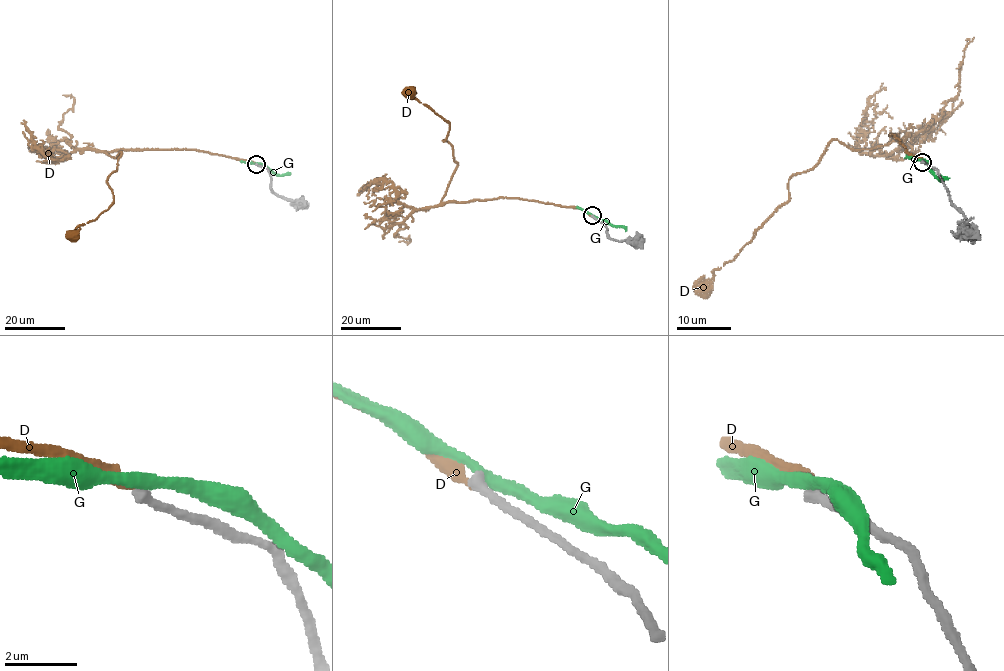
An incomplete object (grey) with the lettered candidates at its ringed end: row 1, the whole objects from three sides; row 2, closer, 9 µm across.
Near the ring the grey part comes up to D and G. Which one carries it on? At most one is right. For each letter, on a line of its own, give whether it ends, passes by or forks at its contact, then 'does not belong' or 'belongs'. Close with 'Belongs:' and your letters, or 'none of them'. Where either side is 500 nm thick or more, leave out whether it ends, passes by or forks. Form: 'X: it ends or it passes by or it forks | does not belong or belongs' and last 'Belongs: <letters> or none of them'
D: it ends | does not belong
G: it passes by | does not belong
Belongs: none of them

